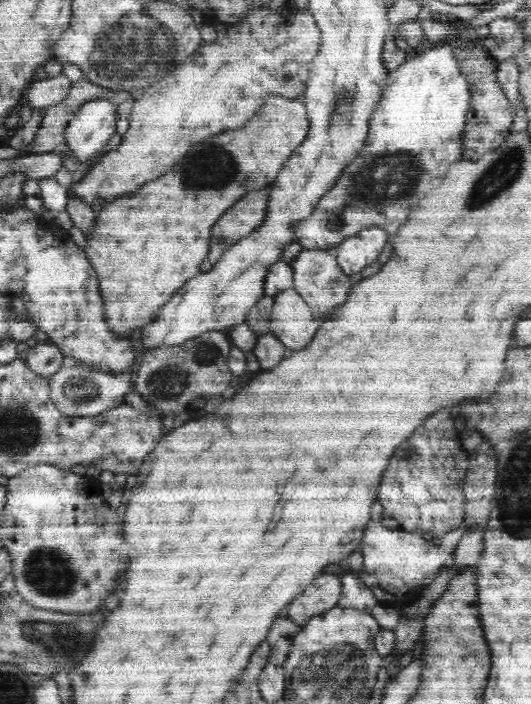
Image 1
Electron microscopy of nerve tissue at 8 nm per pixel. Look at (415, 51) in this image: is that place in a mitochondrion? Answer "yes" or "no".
no

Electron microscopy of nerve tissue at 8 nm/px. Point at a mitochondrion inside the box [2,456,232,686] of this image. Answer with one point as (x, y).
(48, 571)

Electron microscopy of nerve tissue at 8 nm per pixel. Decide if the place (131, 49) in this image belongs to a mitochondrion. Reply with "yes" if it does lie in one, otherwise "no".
yes

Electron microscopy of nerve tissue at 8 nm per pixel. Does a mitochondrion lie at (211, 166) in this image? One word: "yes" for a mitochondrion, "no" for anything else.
yes

